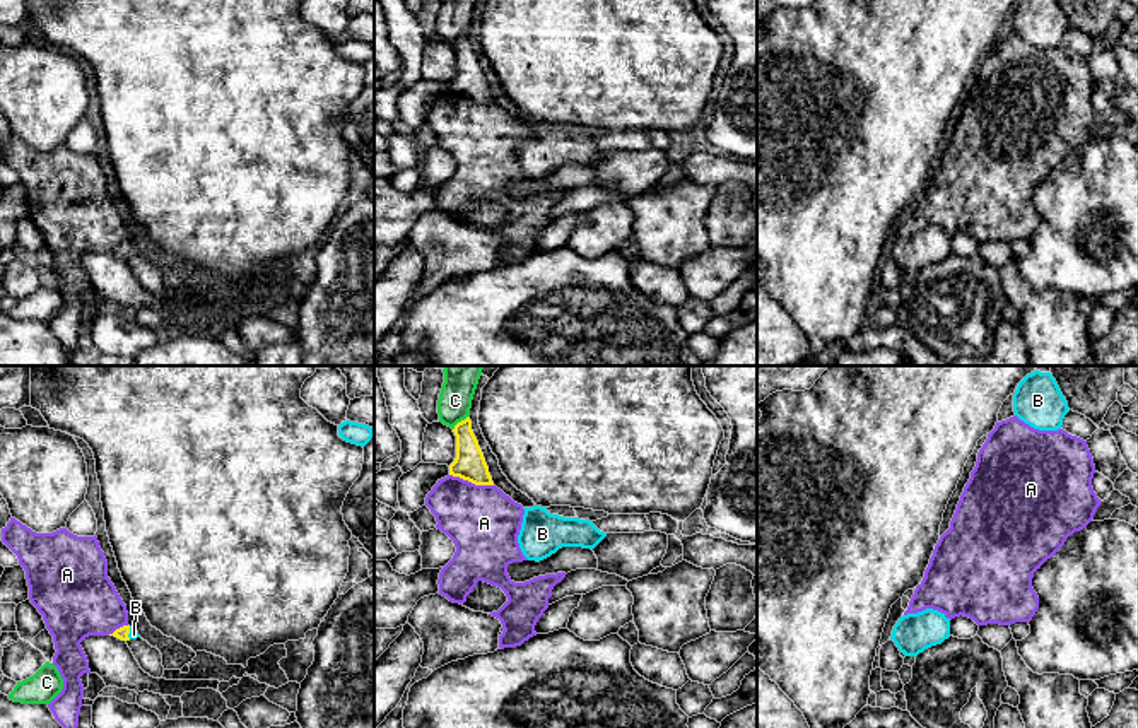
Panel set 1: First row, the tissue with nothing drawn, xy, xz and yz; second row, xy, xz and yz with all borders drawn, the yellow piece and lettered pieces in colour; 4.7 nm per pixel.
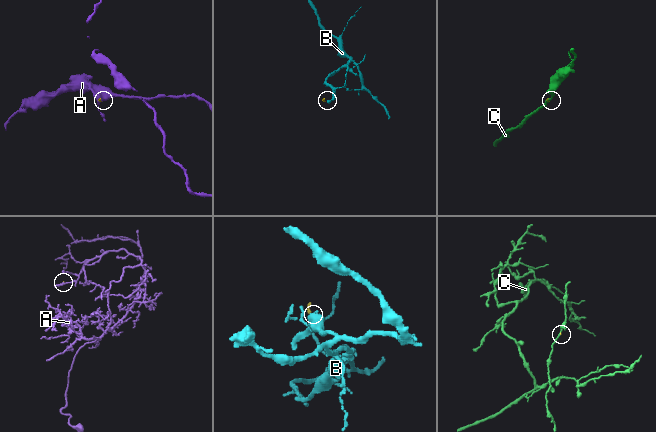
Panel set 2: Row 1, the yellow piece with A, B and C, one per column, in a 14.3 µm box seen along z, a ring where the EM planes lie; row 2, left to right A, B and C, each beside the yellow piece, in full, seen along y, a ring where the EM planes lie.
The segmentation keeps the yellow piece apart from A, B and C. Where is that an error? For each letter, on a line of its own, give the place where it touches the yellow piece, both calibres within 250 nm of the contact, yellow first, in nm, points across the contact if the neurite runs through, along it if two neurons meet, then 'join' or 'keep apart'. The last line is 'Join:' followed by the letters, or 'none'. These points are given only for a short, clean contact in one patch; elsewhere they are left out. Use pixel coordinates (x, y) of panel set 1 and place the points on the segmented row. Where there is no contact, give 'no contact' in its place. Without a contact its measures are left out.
A: meets yellow in xz at (472, 482); 150 nm thick on the yellow side, 340 nm on the other; border along xz (450, 474), (475, 484), (492, 486); keep apart
B: meets yellow in xy at (129, 633); 60 nm thick on the yellow side, 50 nm on the other; runs through xy (122, 633), (129, 633), (134, 634); join
C: meets yellow in xz at (462, 421); 150 nm thick on the yellow side, 180 nm on the other; keep apart
Join: B

